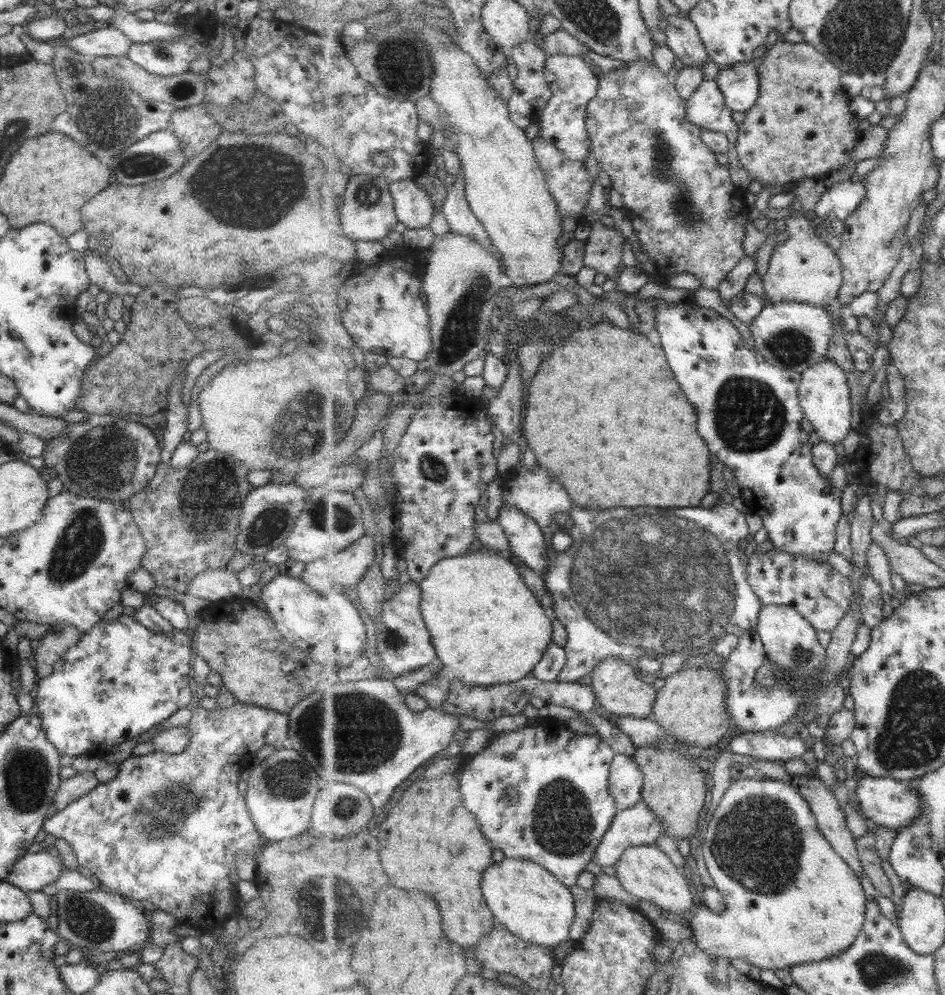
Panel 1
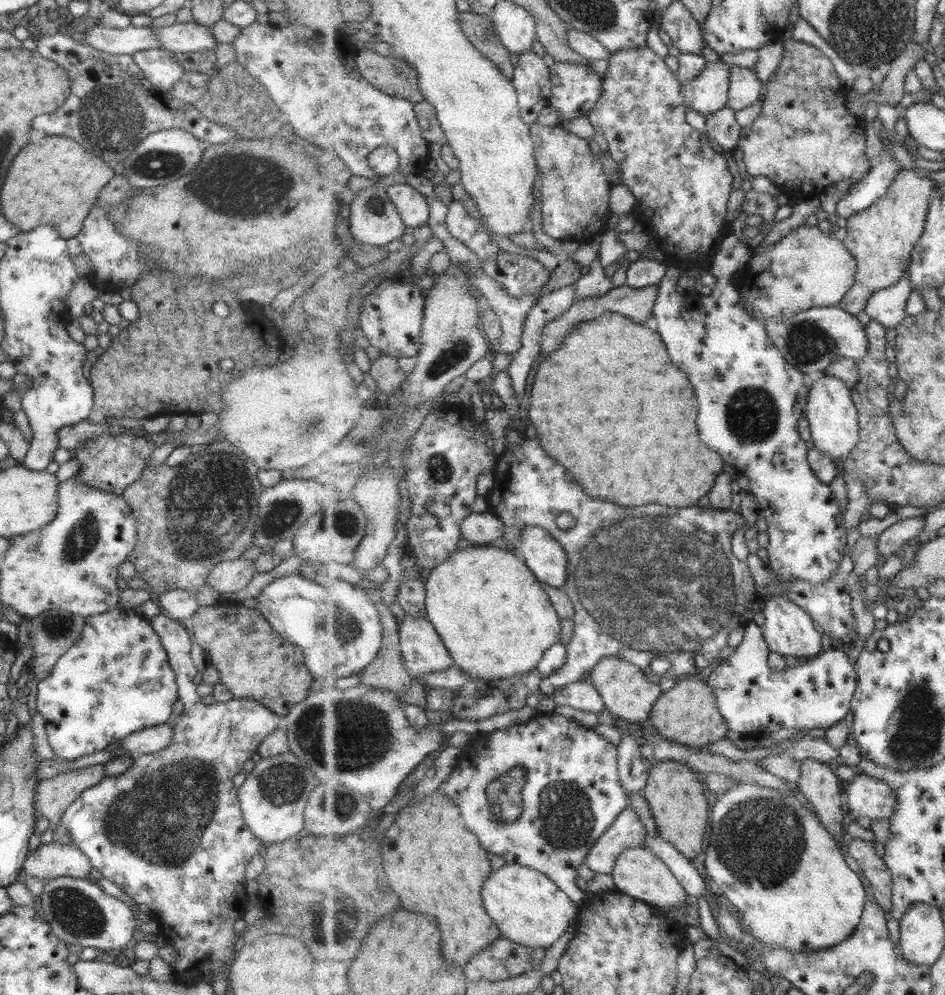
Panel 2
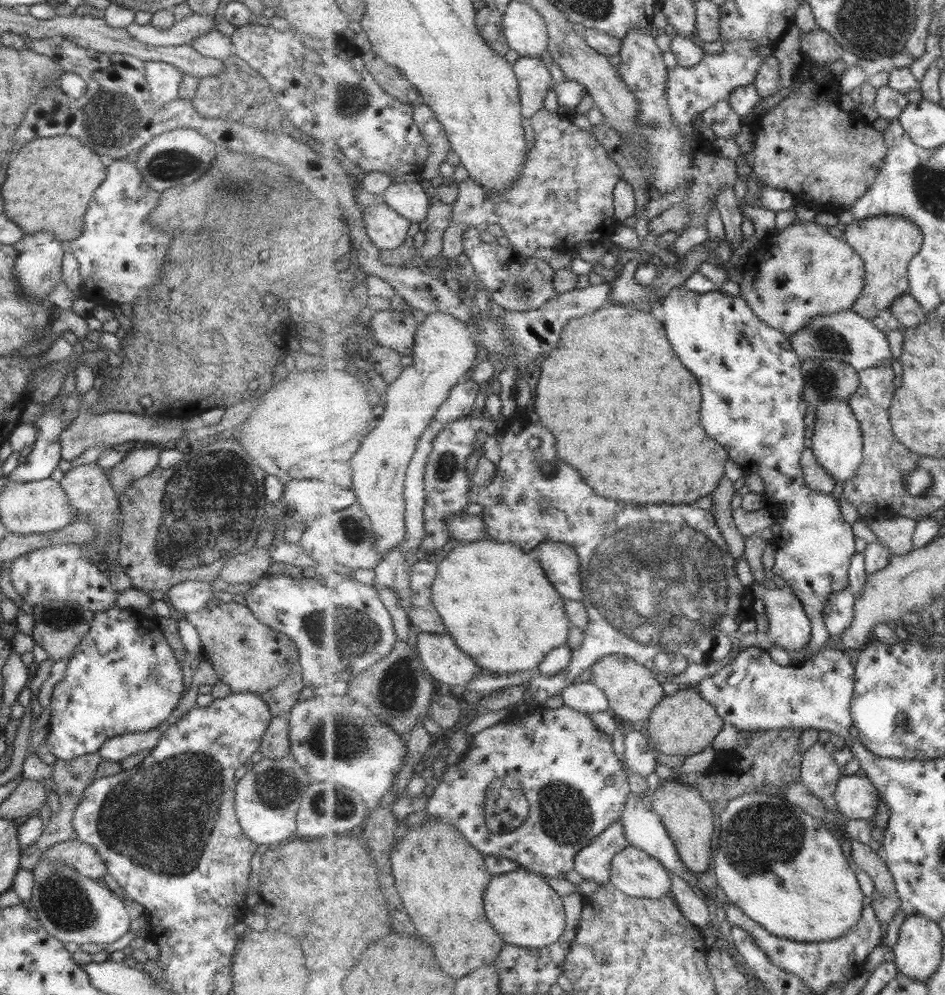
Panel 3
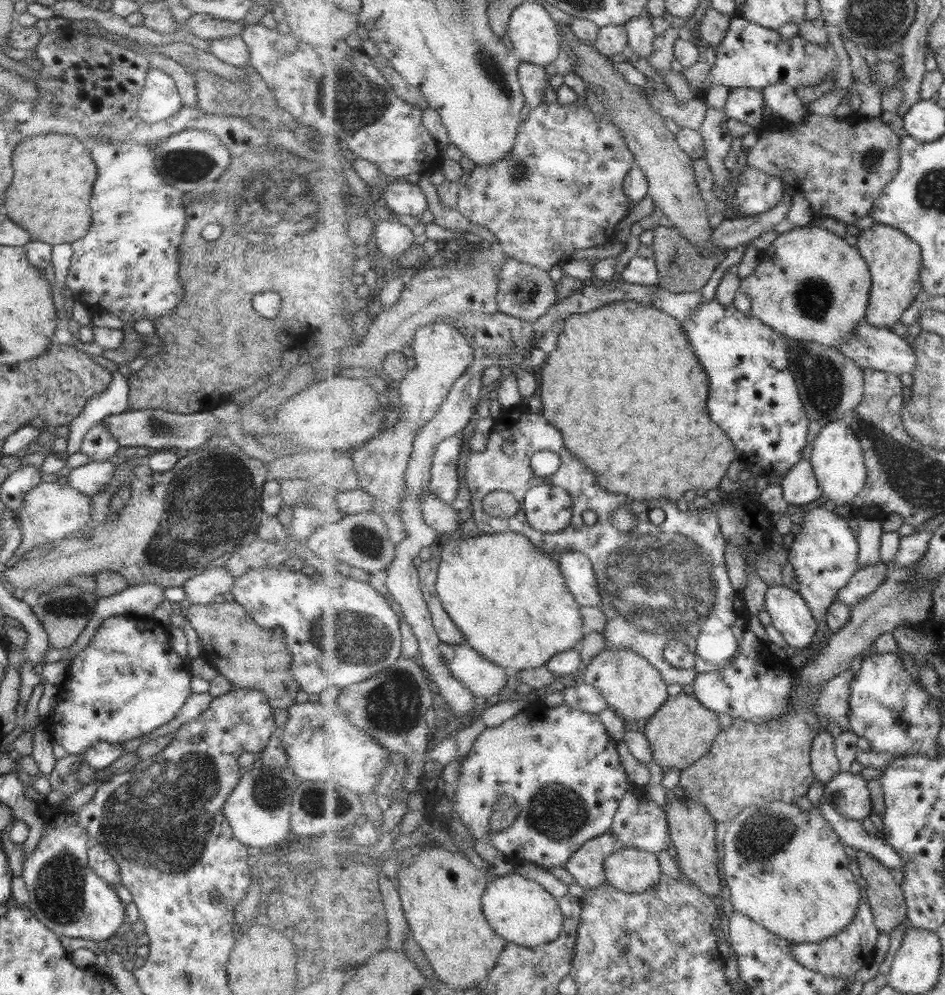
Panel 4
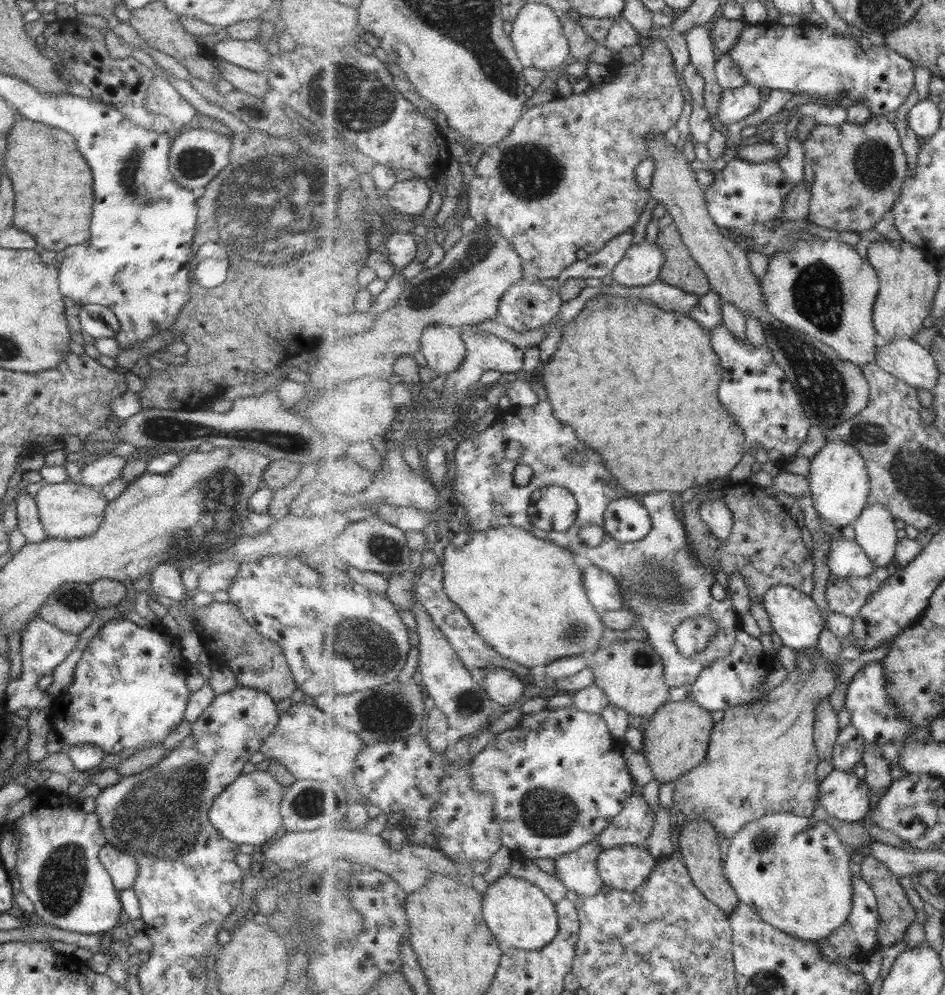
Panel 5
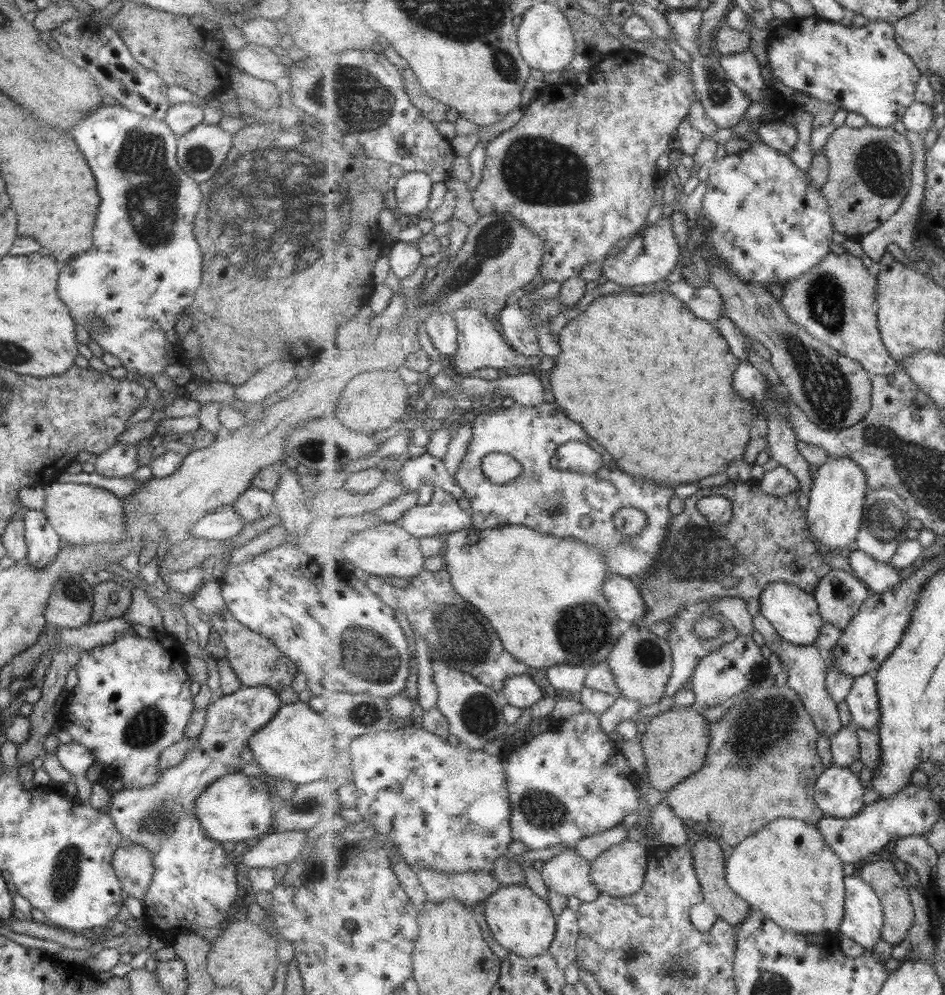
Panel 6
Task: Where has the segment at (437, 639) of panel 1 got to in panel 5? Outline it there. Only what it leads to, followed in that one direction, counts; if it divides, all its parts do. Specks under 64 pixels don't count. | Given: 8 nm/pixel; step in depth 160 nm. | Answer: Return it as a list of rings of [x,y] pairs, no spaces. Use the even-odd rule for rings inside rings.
[[[459,525],[457,526],[456,535],[444,548],[444,555],[442,563],[446,573],[444,585],[450,599],[455,601],[455,604],[458,604],[462,611],[470,617],[470,621],[475,624],[475,628],[479,628],[477,631],[483,637],[483,640],[487,641],[487,644],[490,644],[501,656],[514,660],[517,664],[529,667],[529,672],[531,672],[531,666],[540,664],[547,666],[549,663],[553,663],[554,660],[573,655],[582,655],[587,653],[589,648],[597,648],[599,650],[599,648],[606,645],[603,641],[603,634],[605,634],[607,626],[603,622],[601,610],[586,595],[585,572],[575,564],[575,560],[573,560],[573,555],[575,554],[571,550],[555,544],[555,541],[543,540],[542,537],[535,536],[534,533],[513,525],[486,531],[473,531]]]

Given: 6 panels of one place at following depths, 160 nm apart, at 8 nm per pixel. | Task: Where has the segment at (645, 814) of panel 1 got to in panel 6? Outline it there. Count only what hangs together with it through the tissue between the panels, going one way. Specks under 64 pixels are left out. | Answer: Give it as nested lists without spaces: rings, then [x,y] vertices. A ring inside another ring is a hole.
[[[567,848],[544,863],[541,876],[551,892],[567,899],[575,897],[581,902],[595,902],[602,893],[591,878],[591,867],[575,848]]]

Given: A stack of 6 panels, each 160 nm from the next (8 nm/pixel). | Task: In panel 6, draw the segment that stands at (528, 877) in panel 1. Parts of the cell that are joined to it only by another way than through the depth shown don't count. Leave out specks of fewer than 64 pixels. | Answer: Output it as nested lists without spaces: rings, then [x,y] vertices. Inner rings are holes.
[[[524,884],[504,885],[484,904],[484,916],[491,936],[508,952],[524,957],[541,956],[549,950],[557,932],[557,914],[548,901]]]

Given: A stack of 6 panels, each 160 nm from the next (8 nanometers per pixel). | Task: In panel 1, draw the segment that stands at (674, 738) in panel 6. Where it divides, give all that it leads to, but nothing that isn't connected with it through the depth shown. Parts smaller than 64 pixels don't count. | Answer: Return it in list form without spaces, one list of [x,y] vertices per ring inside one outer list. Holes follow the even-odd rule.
[[[689,667],[665,678],[665,684],[658,690],[655,699],[655,720],[679,741],[716,749],[721,740],[730,737],[732,714],[729,712],[728,686],[722,672],[708,667]]]

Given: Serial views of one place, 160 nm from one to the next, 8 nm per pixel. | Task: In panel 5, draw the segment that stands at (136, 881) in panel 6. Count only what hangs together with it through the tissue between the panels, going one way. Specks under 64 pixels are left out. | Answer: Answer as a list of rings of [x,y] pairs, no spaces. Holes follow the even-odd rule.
[[[105,843],[103,848],[98,850],[97,856],[118,892],[132,888],[137,874],[137,865],[130,854],[123,854],[109,843]]]

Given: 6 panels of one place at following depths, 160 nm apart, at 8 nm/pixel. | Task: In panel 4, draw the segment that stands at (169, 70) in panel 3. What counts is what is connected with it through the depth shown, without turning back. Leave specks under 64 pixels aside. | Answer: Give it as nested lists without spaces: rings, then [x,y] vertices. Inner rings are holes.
[[[149,65],[138,100],[137,116],[149,124],[163,120],[181,108],[179,97],[172,78],[158,65]]]

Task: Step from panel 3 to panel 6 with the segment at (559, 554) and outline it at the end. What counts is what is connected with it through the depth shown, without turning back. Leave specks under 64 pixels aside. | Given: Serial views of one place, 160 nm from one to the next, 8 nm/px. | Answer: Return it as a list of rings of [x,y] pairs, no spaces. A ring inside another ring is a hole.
[[[613,573],[603,587],[609,606],[617,617],[621,617],[626,625],[641,622],[649,611],[643,600],[640,579],[631,580]]]

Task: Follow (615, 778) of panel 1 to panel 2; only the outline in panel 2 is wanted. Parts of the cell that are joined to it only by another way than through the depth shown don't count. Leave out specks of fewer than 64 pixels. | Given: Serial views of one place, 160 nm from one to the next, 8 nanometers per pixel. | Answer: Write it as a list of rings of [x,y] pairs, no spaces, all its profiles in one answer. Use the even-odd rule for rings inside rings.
[[[625,734],[618,744],[619,775],[630,798],[646,789],[652,767],[649,760],[641,754],[641,742],[643,740],[638,741],[633,735]]]

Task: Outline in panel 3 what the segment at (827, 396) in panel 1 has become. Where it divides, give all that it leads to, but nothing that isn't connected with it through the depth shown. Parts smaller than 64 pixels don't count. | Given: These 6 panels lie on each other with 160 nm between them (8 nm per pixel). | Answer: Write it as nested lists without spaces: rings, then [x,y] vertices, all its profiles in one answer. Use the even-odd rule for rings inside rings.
[[[835,397],[827,404],[821,404],[816,408],[816,420],[814,422],[814,431],[812,434],[812,451],[818,458],[819,464],[829,471],[836,480],[843,481],[843,484],[854,479],[862,463],[865,462],[863,432],[861,424],[851,412],[848,402]]]

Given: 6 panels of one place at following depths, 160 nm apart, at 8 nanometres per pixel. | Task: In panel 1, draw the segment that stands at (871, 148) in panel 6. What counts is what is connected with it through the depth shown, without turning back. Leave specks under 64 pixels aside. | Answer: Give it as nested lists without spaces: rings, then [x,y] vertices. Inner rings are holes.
[[[782,39],[765,53],[758,68],[762,74],[760,97],[755,106],[746,111],[735,145],[737,158],[748,172],[748,178],[764,184],[789,184],[801,178],[823,180],[831,172],[841,170],[853,158],[851,150],[861,138],[860,118],[850,107],[853,96],[842,83],[843,71],[814,45]]]

